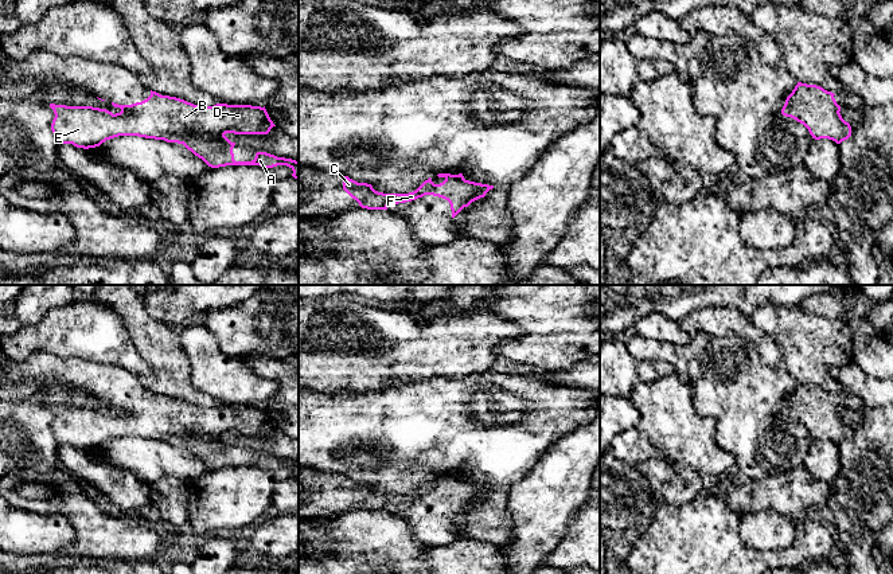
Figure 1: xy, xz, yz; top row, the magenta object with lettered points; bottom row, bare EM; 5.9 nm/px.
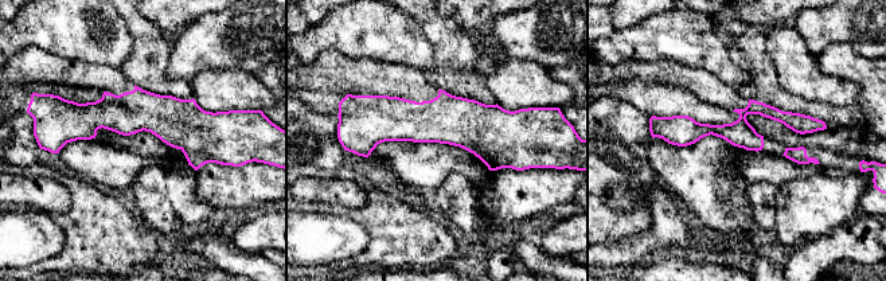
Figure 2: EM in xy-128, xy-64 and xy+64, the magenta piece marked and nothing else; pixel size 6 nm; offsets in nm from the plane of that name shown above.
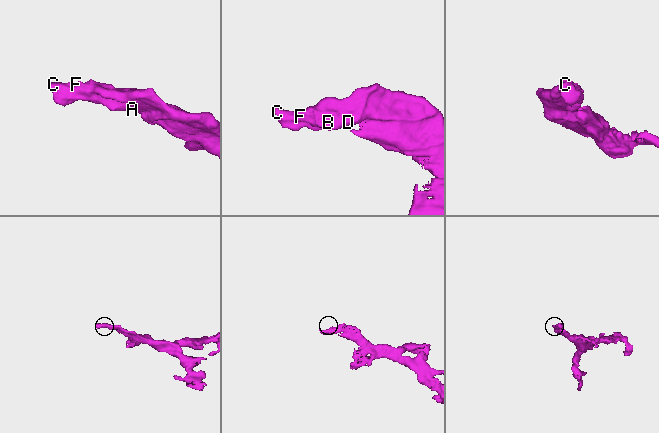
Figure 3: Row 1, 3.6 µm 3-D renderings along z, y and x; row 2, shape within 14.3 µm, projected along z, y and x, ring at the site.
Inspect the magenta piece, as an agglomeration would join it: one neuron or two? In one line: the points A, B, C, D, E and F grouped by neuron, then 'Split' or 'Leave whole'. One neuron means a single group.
Groups: A B C D E F. Leave whole

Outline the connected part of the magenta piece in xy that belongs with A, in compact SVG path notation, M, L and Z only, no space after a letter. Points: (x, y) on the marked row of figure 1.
M151 95L132 105L112 102L121 112L113 114L93 106L50 104L54 110L51 130L59 144L95 148L118 136L139 136L183 144L208 167L260 165L289 167L299 180L299 161L257 152L251 161L235 161L231 142L225 134L268 134L273 126L265 106L227 105L200 106L184 99Z

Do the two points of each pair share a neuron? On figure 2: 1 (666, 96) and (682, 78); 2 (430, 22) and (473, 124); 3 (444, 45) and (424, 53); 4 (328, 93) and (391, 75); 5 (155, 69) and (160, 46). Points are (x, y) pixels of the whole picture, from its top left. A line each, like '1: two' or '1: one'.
1: two
2: two
3: two
4: one
5: one

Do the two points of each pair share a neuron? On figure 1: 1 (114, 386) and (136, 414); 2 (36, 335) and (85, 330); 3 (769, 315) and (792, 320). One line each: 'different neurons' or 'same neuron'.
1: same neuron
2: same neuron
3: same neuron

